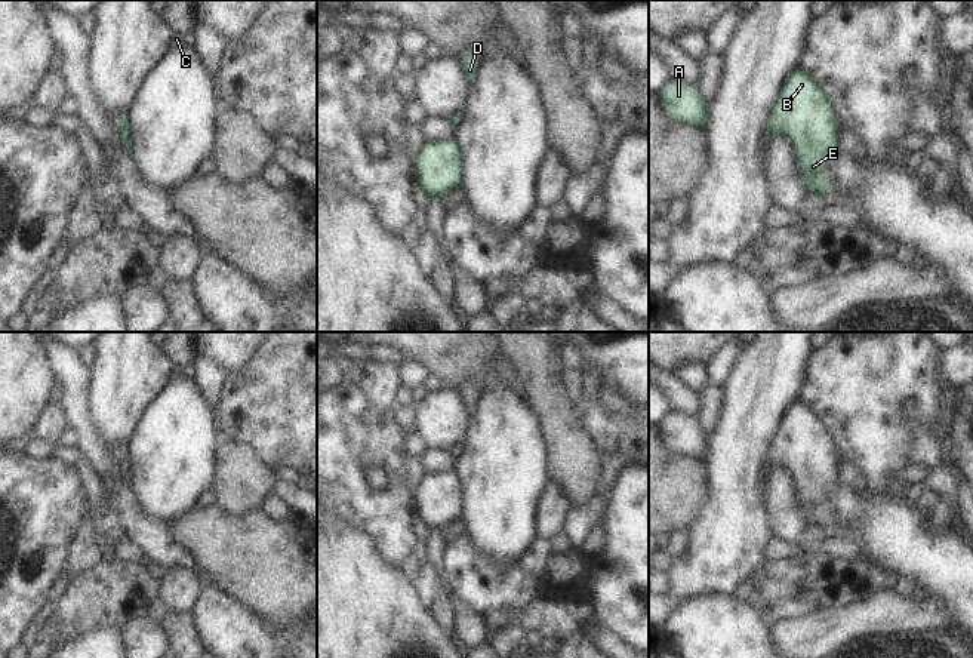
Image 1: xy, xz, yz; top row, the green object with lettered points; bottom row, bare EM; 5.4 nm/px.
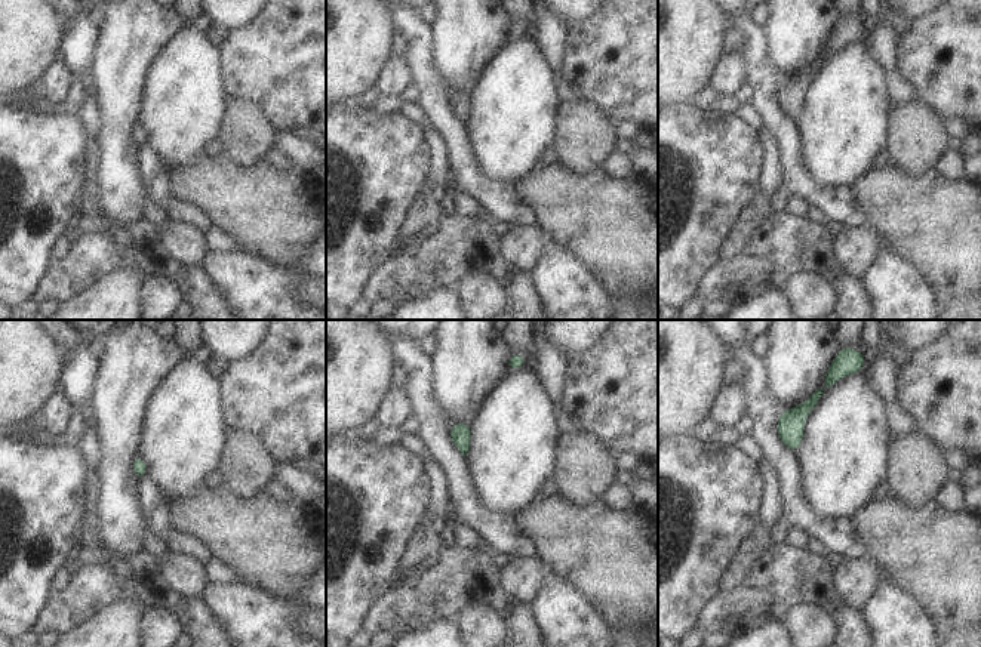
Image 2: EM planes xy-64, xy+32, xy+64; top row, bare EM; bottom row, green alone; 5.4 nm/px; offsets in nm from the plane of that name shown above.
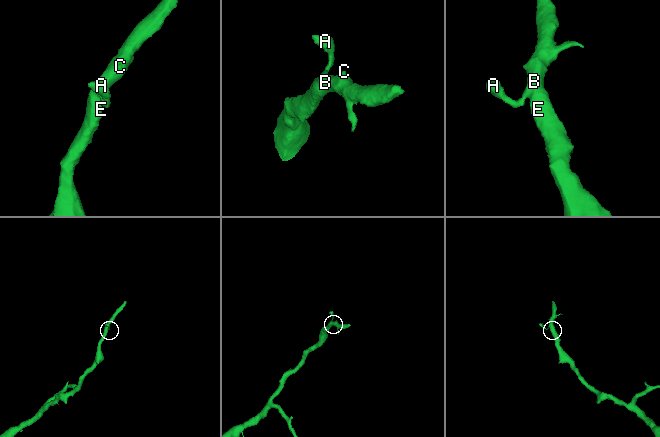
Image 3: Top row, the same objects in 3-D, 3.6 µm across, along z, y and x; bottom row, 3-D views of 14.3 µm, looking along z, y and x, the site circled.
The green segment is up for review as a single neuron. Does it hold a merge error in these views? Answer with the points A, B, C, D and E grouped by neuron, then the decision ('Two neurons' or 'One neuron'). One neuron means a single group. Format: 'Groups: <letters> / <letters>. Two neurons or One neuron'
Groups: A B C D E. One neuron.

